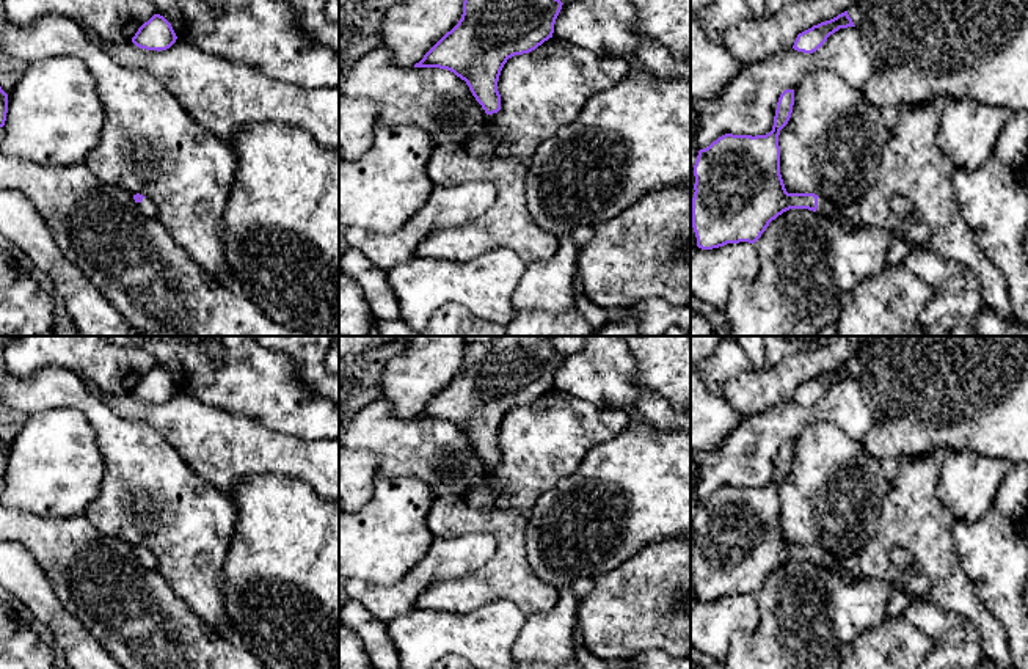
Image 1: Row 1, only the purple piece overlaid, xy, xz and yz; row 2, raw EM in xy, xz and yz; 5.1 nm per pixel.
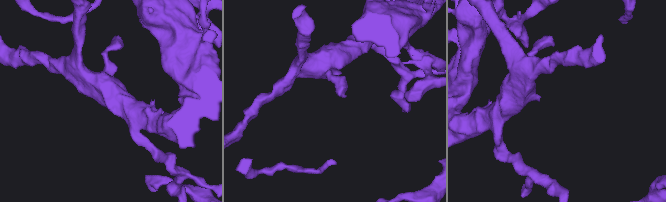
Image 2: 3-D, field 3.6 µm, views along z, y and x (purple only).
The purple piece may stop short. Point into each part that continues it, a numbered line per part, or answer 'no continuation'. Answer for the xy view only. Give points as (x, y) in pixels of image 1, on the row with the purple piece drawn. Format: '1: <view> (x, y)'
1: xy (146, 206)

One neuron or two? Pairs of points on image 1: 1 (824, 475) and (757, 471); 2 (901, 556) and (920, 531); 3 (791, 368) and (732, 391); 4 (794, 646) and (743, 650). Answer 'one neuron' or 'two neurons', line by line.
1: two neurons
2: two neurons
3: one neuron
4: one neuron

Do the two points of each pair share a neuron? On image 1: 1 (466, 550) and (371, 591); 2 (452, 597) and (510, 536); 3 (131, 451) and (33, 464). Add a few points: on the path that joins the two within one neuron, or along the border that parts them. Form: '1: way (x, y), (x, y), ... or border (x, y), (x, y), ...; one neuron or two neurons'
1: way (443, 561), (404, 592), (394, 592); one neuron
2: way (471, 591), (510, 555); one neuron
3: border (87, 420), (102, 459), (99, 490); two neurons

